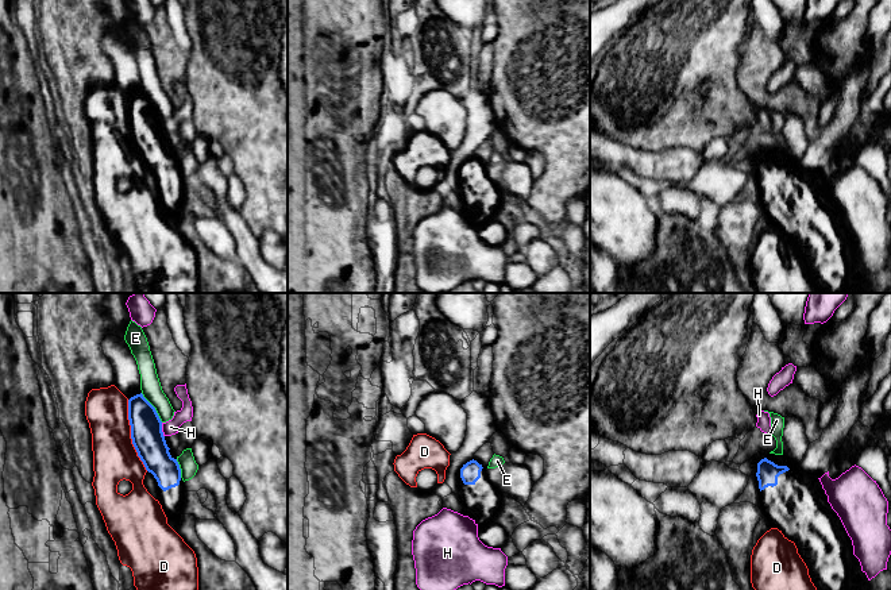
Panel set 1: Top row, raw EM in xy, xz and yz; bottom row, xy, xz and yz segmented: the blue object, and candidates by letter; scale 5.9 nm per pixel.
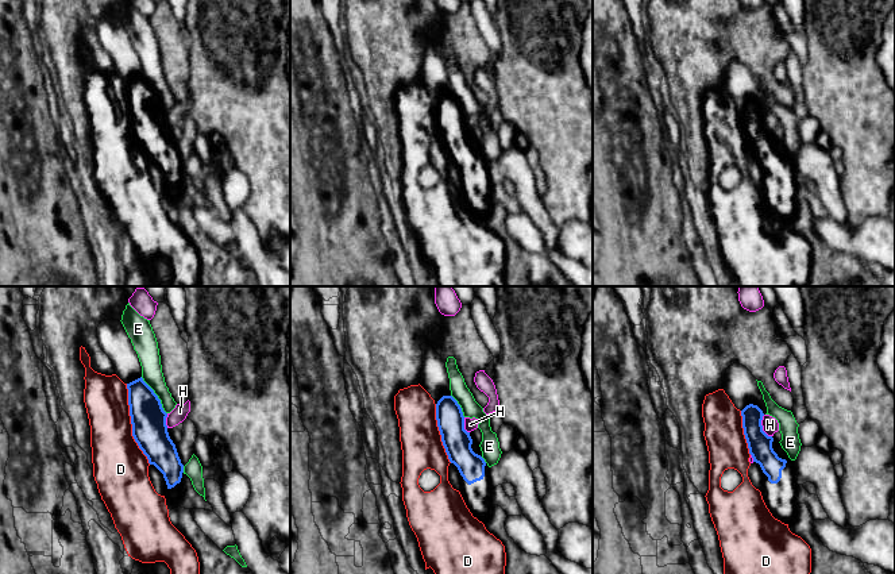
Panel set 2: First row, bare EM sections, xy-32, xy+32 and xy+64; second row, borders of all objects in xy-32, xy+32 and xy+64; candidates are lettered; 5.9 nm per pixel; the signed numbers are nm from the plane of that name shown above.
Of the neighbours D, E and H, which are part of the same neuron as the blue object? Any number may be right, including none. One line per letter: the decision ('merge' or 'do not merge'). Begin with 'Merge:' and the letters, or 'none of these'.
Merge: none of these
D: do not merge
E: do not merge
H: do not merge

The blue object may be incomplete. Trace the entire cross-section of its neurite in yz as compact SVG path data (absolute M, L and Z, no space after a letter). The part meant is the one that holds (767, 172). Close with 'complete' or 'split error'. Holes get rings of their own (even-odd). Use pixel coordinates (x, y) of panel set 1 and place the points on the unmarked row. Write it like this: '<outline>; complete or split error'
M767 151L757 161L763 211L794 239L821 293L871 293L865 270L855 281L852 238L824 197L822 184L784 153Z; split error

